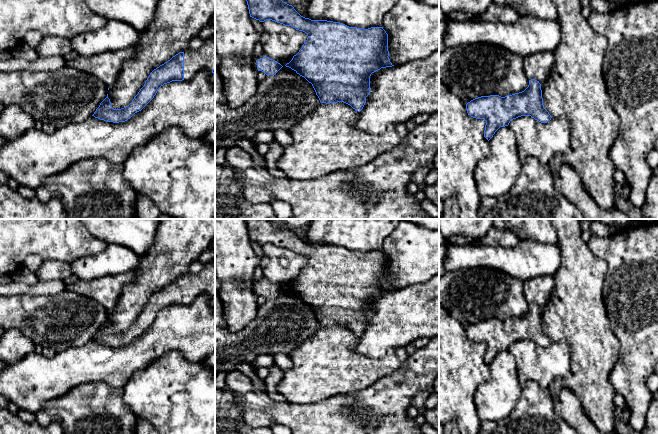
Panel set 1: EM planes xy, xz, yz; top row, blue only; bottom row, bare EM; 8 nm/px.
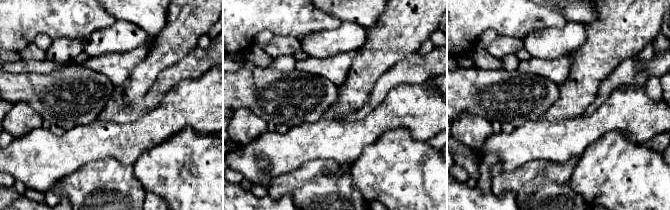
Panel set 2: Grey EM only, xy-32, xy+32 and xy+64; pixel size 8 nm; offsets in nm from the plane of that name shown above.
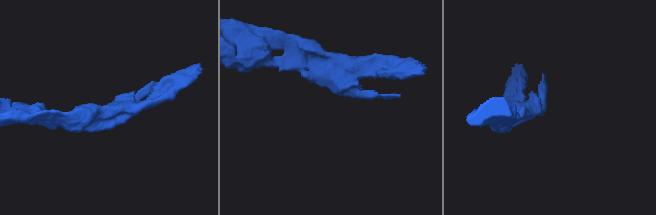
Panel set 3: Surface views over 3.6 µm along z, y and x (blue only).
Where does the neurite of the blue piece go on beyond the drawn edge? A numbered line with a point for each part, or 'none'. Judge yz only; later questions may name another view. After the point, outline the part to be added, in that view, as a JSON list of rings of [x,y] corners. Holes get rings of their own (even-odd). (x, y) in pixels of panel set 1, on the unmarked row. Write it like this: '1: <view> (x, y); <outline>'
none

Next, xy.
1: xy (202, 283); [[[215,259],[203,266],[198,274],[187,273],[184,276],[184,305],[191,304],[197,296],[215,293]]]

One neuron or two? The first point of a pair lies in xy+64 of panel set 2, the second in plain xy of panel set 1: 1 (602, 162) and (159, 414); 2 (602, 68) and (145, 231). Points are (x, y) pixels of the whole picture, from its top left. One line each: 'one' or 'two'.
1: one
2: two

